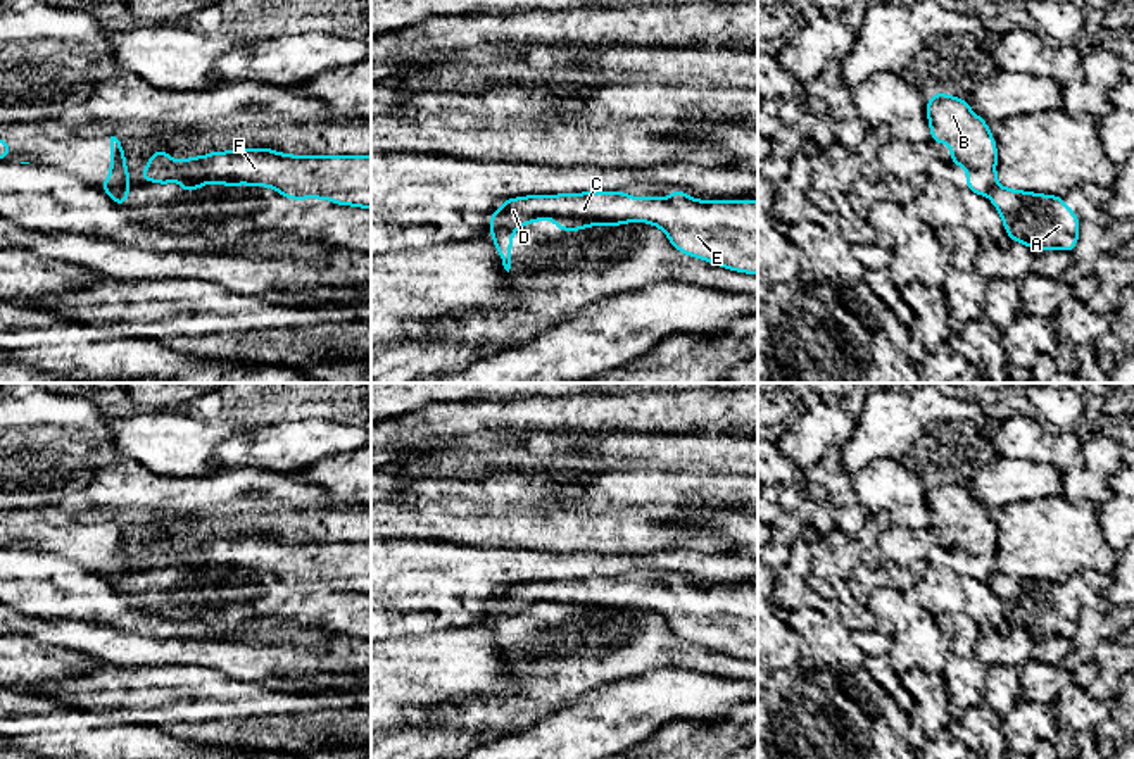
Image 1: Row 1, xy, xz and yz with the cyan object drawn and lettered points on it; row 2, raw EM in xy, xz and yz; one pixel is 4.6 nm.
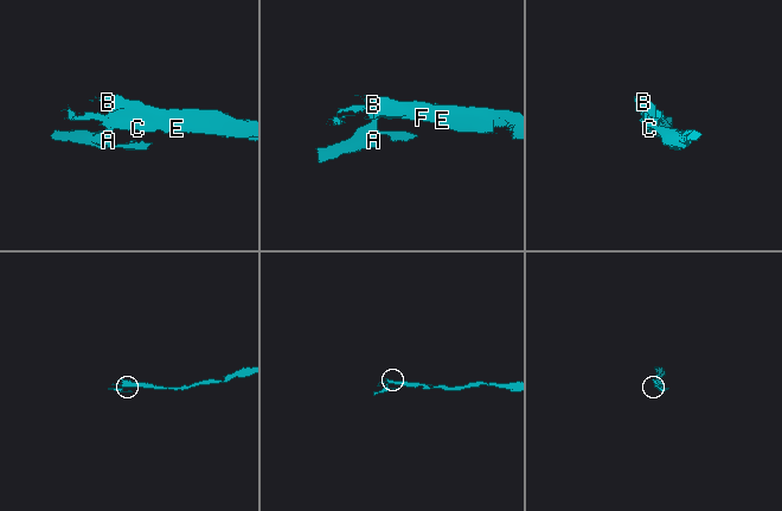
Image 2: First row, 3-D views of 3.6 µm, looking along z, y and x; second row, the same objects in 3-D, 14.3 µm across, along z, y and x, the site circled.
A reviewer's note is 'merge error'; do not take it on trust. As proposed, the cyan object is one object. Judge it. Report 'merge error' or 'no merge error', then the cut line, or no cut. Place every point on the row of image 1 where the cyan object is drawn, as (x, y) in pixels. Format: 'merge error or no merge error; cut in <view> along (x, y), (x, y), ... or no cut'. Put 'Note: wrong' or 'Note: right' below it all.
merge error; cut in xz along (513, 228), (497, 228), (492, 233)
Note: right

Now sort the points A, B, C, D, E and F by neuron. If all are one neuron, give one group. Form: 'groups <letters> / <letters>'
groups A / B C D E F

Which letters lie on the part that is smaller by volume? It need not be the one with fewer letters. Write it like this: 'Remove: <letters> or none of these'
Remove: A

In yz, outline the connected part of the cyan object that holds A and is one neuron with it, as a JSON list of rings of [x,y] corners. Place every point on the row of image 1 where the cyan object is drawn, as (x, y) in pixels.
[[[1003,186],[989,191],[1010,240],[1030,248],[1074,252],[1080,221],[1062,197],[1037,195]]]

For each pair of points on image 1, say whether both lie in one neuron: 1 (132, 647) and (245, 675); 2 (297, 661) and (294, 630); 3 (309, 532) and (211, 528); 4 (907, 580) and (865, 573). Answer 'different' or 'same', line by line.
1: same
2: different
3: same
4: same

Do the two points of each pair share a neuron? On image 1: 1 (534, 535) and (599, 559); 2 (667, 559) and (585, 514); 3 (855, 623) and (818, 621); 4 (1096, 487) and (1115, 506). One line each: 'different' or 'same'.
1: different
2: different
3: different
4: different

